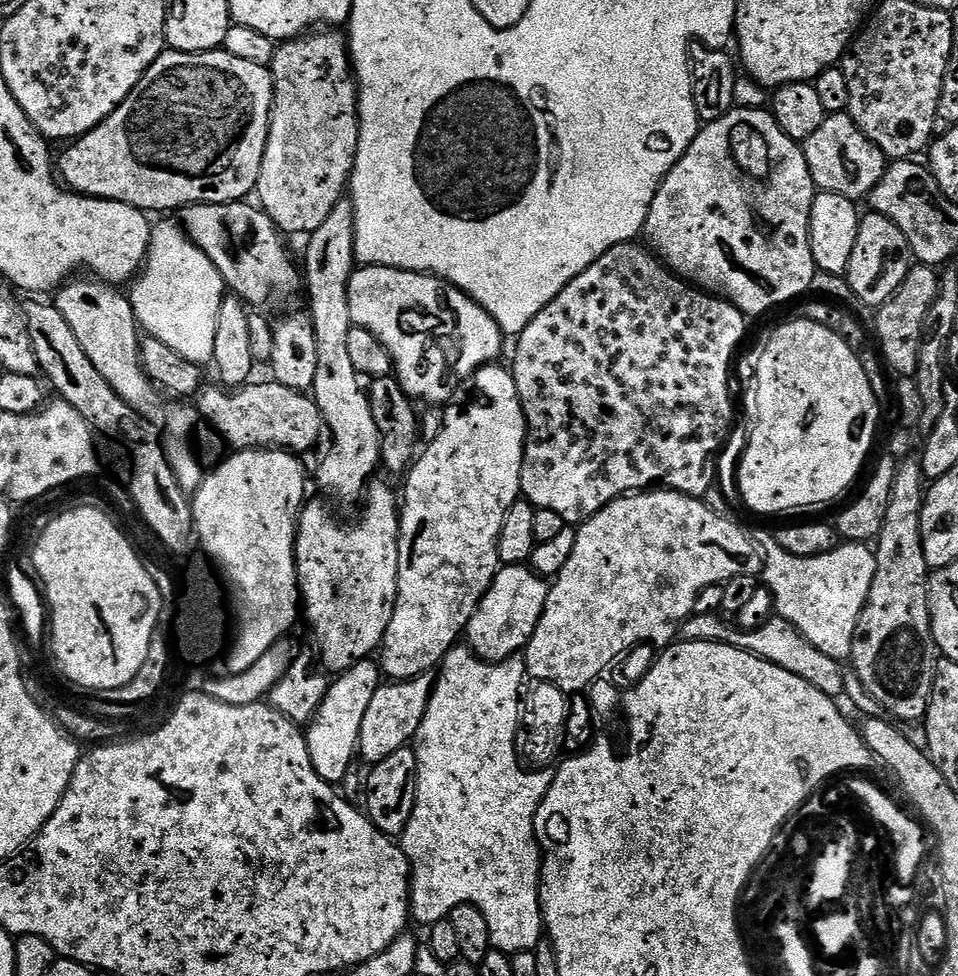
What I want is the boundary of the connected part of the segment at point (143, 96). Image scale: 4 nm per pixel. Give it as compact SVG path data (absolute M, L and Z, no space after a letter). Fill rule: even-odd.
M165 50L161 56L156 59L154 66L150 66L142 74L142 78L138 82L138 86L134 86L134 90L130 90L130 94L126 99L120 103L118 110L114 110L114 114L110 114L101 124L94 126L94 130L90 130L84 136L77 136L75 140L71 141L67 145L68 148L64 153L59 153L58 156L58 176L61 181L71 191L78 192L82 196L96 196L100 200L113 200L114 202L122 202L123 204L129 204L135 208L140 209L145 214L153 214L152 212L164 212L160 214L172 214L177 210L183 210L188 207L189 204L229 204L235 200L244 200L251 197L256 190L256 183L258 182L258 174L262 170L262 154L266 154L266 138L268 137L268 131L270 130L270 114L272 113L272 73L263 64L255 64L254 62L246 62L242 58L234 58L234 54L225 52L223 50L217 50L214 52L173 52L171 50Z

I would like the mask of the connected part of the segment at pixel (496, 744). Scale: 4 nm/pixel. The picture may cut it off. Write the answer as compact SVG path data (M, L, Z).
M454 646L440 661L439 672L440 677L437 678L436 684L434 680L431 685L428 693L428 705L414 737L414 749L417 756L417 794L412 817L402 833L402 847L412 868L411 898L409 900L411 917L424 924L423 926L431 926L440 920L447 919L454 909L460 908L462 905L473 905L476 911L482 913L486 918L487 925L490 927L491 944L495 951L508 955L533 951L544 934L539 887L543 855L536 836L536 811L550 790L553 773L548 770L525 770L516 755L516 736L522 728L522 722L520 725L520 691L524 688L524 680L526 681L524 661L520 658L513 658L491 664L488 660L477 658L471 648L467 646Z

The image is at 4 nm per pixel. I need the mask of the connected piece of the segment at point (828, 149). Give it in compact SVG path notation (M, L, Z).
M833 112L825 115L822 126L818 126L818 130L814 130L814 134L810 134L810 138L803 141L802 147L806 166L812 175L812 183L816 185L817 189L822 192L842 194L857 202L867 198L874 190L874 186L878 186L886 167L884 152L878 150L878 146L874 146L874 142L870 142L870 138L866 138L866 134L862 134L862 130L858 130L858 126L847 112Z

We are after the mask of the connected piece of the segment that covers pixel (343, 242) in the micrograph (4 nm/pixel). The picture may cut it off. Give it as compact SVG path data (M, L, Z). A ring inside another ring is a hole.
M351 199L339 200L334 210L330 210L330 218L326 218L326 222L322 222L322 226L318 226L318 230L314 230L307 240L308 249L304 252L304 264L302 260L302 280L306 285L306 304L308 300L306 312L312 321L314 342L318 346L318 371L314 373L310 395L316 401L322 428L326 433L326 438L321 439L318 444L320 457L316 460L316 484L330 499L337 500L340 504L352 504L365 495L364 482L372 466L377 465L378 431L371 417L369 393L364 384L360 385L361 377L356 373L353 361L349 357L349 347L346 346L350 330L354 326L350 318L348 283L358 267L354 250L354 210Z

